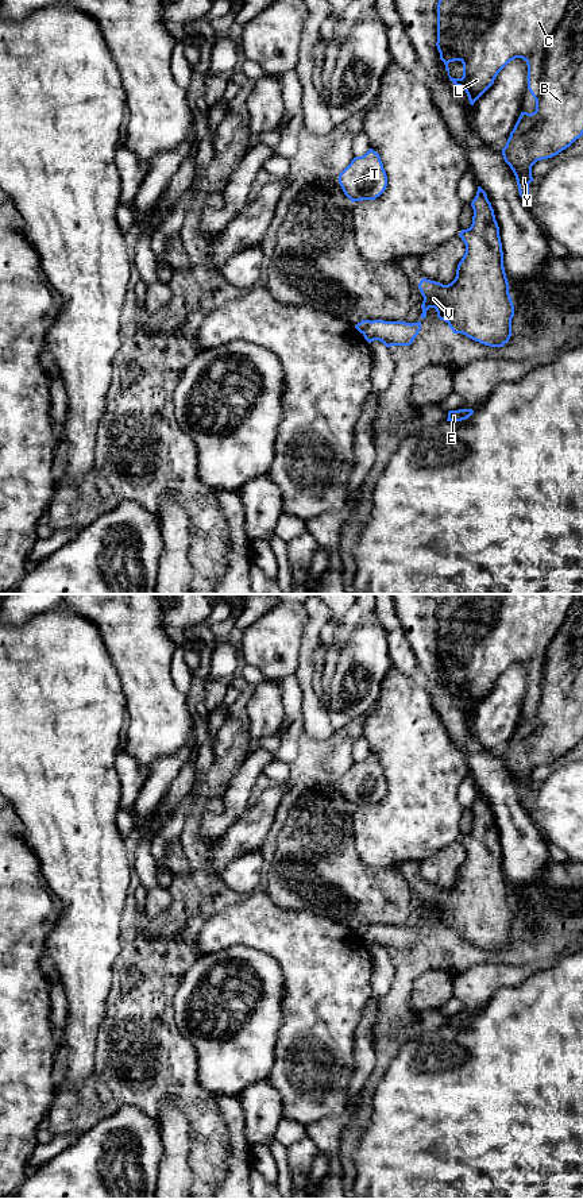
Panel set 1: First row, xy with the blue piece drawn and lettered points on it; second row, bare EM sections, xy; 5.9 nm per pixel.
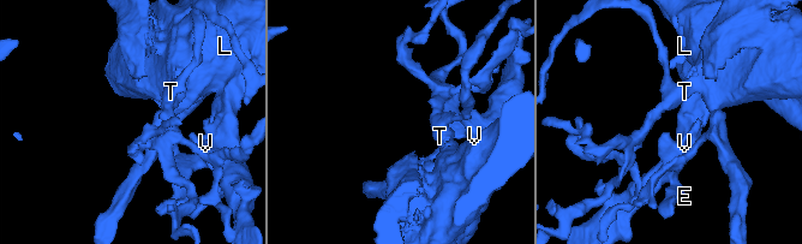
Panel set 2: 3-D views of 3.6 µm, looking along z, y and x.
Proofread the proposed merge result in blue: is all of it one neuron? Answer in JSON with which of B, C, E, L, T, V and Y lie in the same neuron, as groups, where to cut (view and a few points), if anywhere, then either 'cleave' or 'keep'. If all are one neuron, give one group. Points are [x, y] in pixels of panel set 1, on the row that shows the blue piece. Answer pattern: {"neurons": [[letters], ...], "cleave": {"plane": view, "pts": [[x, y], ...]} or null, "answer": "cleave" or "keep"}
{"neurons": [["B", "E", "V", "Y"], ["C", "L", "T"]], "cleave": {"plane": "xy", "pts": [[571, 0], [547, 45], [543, 85], [536, 105]]}, "answer": "cleave"}

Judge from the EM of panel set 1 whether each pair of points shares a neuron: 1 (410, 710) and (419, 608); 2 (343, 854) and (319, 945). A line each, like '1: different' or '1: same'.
1: different
2: different

